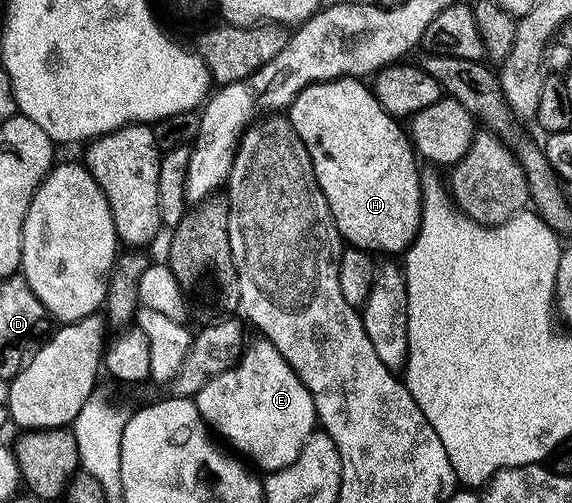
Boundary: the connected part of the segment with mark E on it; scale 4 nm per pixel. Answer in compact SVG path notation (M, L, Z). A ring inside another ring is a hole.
M258 341L252 346L250 343L244 349L242 357L235 366L208 378L206 384L194 396L193 401L197 412L203 417L203 421L216 435L219 433L228 442L226 445L232 451L240 450L240 452L235 452L242 455L248 463L251 461L252 467L260 466L260 468L255 467L260 471L274 472L281 468L289 468L289 464L293 464L293 460L297 460L297 456L301 456L309 436L316 433L317 419L313 396L309 392L309 388L305 388L305 384L297 376L297 372L281 356L281 352L277 352L277 348L273 348L271 342Z

